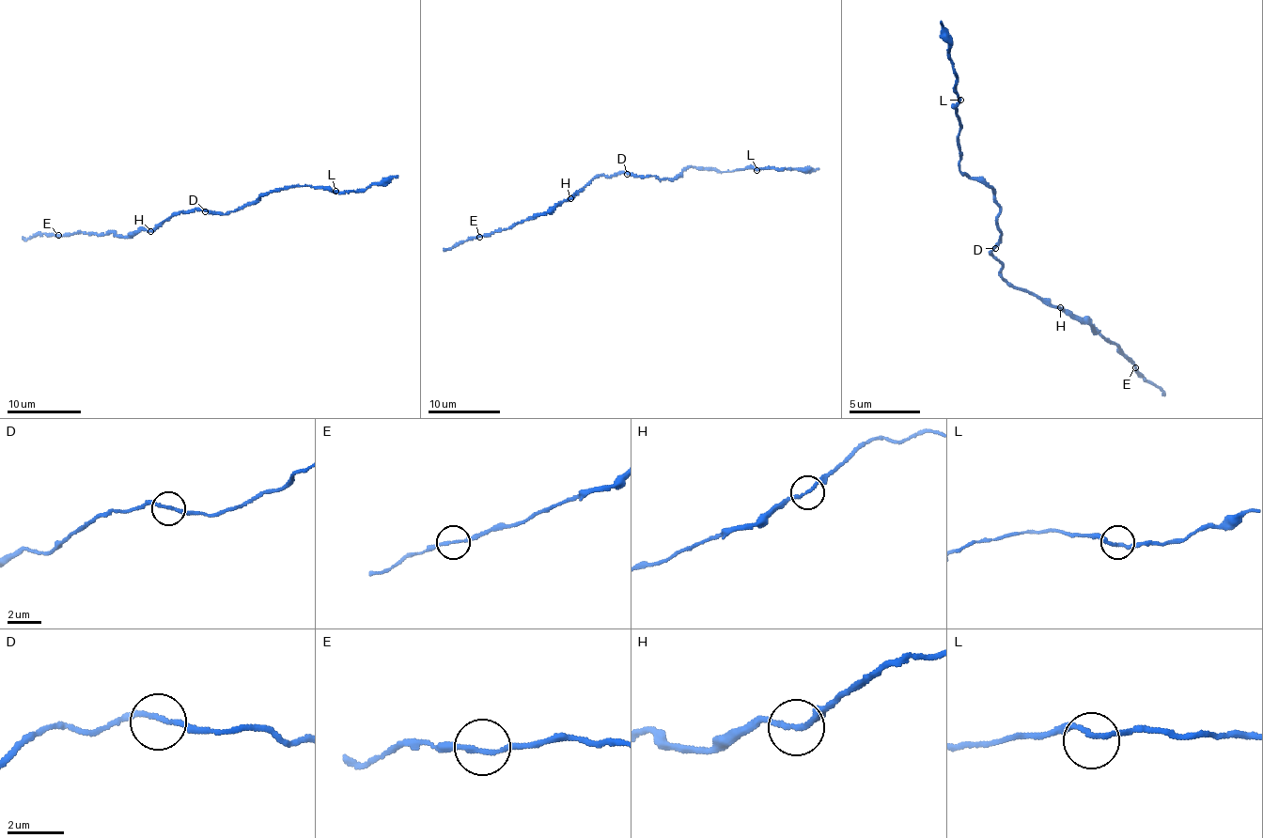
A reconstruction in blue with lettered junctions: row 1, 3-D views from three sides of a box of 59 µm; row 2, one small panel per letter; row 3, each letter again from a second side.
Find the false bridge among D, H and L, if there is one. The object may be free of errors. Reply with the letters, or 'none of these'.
none of these

